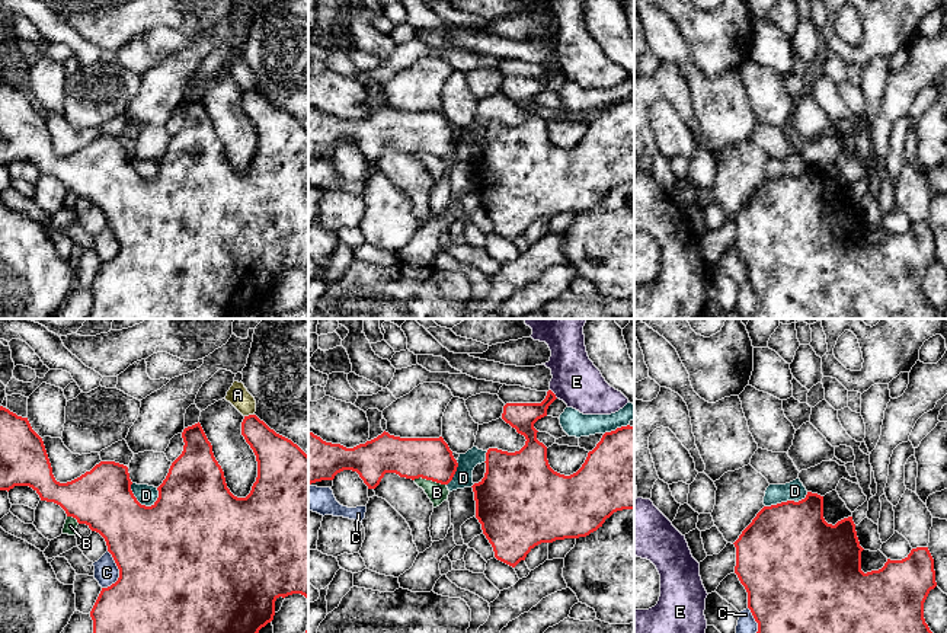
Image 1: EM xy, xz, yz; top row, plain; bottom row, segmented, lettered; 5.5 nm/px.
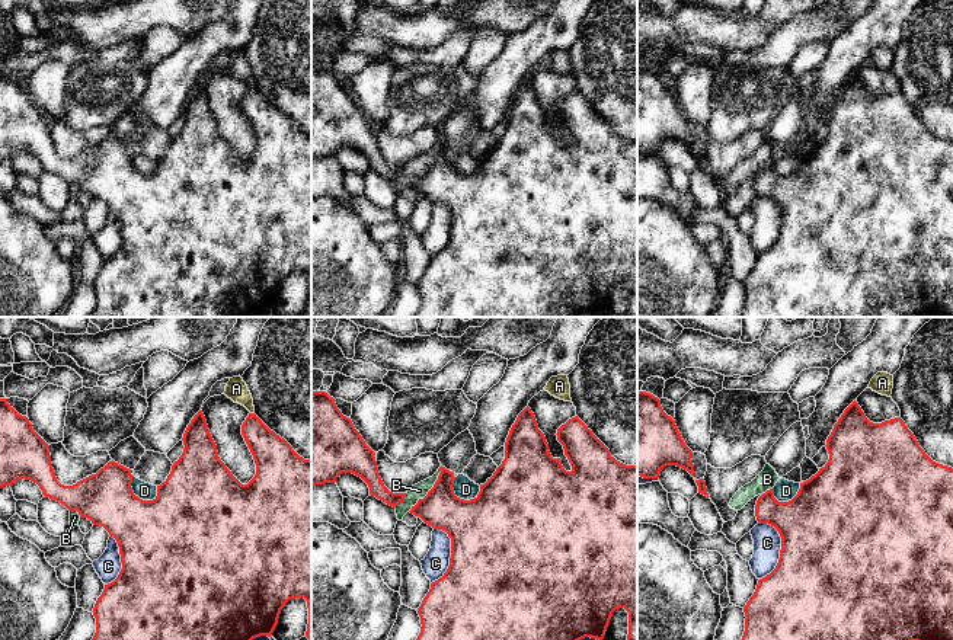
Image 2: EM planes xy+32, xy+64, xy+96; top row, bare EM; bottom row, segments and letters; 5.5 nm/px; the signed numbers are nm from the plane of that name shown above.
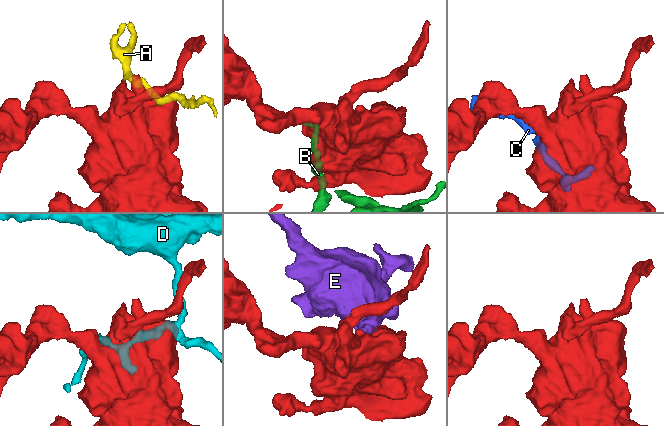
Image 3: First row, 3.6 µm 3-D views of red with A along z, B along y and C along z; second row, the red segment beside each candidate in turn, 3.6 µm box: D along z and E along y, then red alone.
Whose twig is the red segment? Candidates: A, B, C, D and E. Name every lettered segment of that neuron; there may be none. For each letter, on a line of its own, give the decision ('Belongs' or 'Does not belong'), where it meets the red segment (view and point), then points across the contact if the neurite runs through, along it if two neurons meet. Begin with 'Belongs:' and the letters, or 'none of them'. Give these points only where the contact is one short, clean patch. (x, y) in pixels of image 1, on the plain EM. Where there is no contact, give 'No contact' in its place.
Belongs: D
A: Does not belong. Touches red at xy (249, 89). Boundary: xy (253, 88), (245, 90)
B: Does not belong. Touches red at xz (429, 153). Boundary: xz (413, 153), (424, 152), (445, 159)
C: Does not belong. Touches red at xy (120, 246)
D: Belongs. Touches red at xy (140, 178)
E: Does not belong. Touches red at xz (553, 67)

